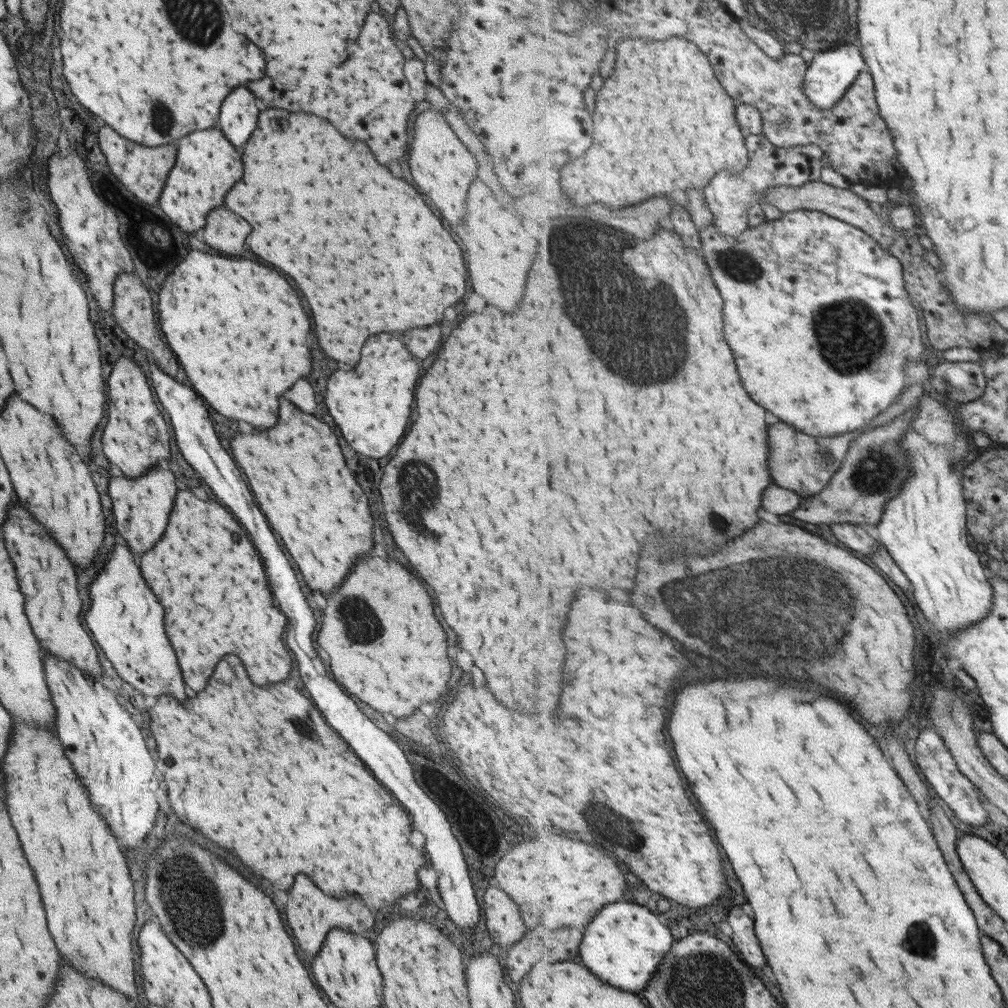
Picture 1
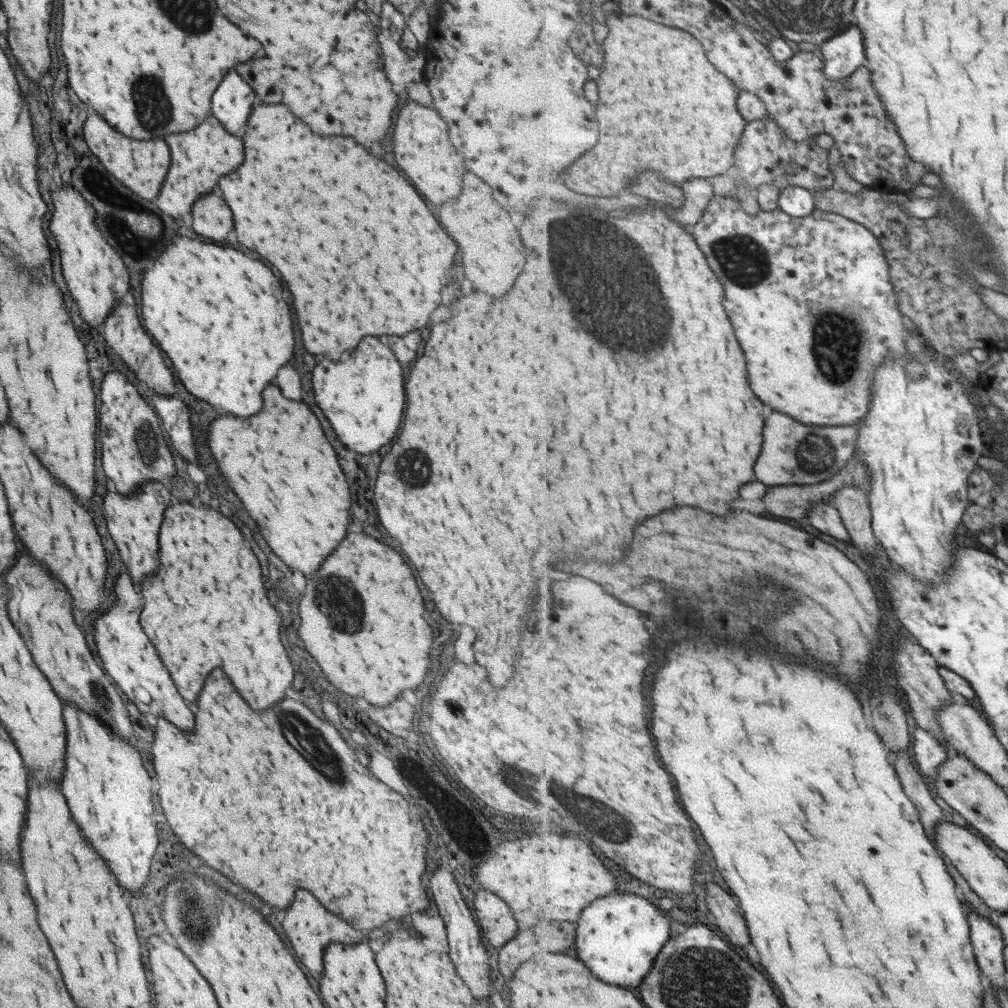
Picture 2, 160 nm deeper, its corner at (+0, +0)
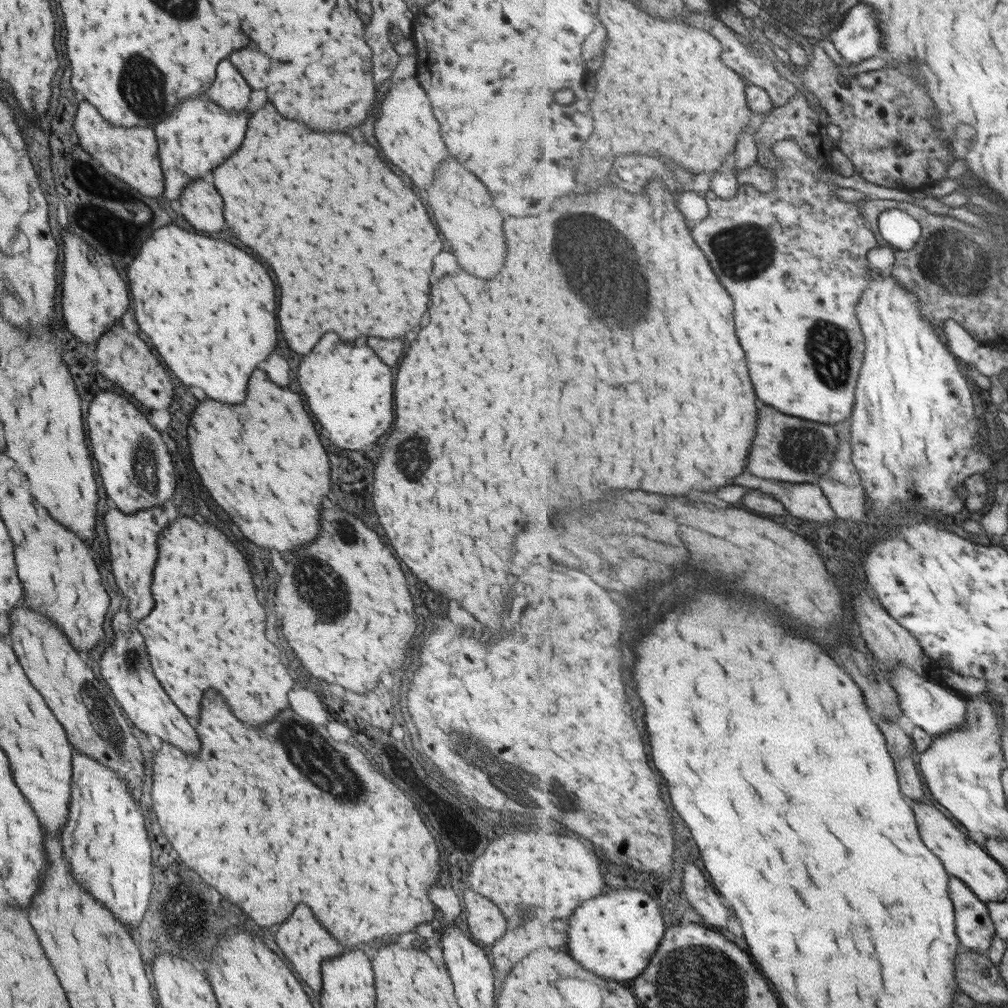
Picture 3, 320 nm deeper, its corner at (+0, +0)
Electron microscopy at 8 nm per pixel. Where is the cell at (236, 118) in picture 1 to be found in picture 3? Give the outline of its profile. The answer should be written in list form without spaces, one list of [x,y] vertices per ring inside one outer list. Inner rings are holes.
[[[221,60],[215,70],[215,78],[207,90],[207,97],[215,104],[223,106],[227,112],[239,112],[247,106],[249,92],[251,87],[248,82],[239,76],[239,72],[227,60]]]

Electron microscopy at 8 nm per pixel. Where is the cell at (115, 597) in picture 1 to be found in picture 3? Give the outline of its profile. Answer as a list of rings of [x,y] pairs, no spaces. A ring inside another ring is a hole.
[[[124,605],[114,613],[111,619],[111,630],[113,630],[113,639],[103,651],[98,663],[102,679],[109,687],[119,708],[125,712],[129,722],[146,735],[155,734],[159,740],[179,748],[185,754],[197,754],[199,752],[197,736],[193,728],[187,724],[185,716],[169,702],[169,698],[157,684],[153,671],[149,668],[143,640],[139,632],[133,628],[133,622],[129,620]]]

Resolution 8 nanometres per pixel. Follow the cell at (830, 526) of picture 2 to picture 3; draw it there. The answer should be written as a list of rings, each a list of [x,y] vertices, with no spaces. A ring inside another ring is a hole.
[[[743,472],[733,480],[739,486],[759,489],[776,496],[793,518],[828,524],[837,518],[828,496],[815,483],[790,483],[775,479],[762,479],[753,473]]]

